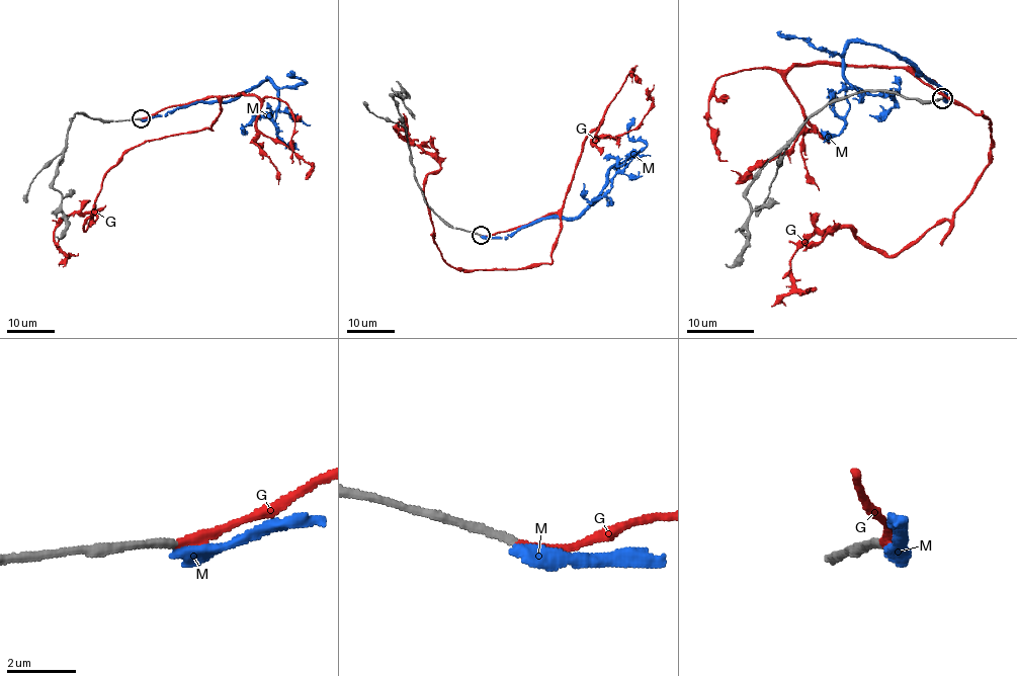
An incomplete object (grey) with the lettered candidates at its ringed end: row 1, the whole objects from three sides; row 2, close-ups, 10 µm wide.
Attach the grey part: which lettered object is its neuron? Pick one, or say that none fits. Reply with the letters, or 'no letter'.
G

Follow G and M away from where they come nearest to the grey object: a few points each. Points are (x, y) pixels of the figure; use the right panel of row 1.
G: (941, 98), (911, 68), (991, 129), (989, 166), (955, 215), (893, 255), (849, 228), (815, 232), (771, 306)
M: (943, 99), (945, 93), (918, 69), (879, 46), (850, 43), (843, 76), (895, 103), (887, 111), (869, 114)

